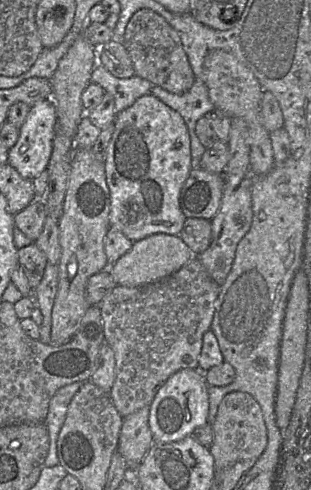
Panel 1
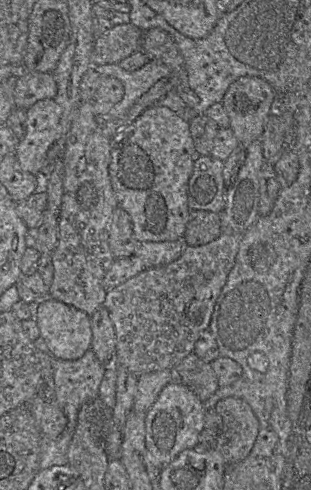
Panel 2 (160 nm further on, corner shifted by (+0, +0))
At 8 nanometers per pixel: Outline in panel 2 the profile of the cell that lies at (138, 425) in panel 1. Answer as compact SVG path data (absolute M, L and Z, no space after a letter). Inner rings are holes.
M159 370L138 377L133 409L147 412L158 398L162 389L173 380L173 370Z

